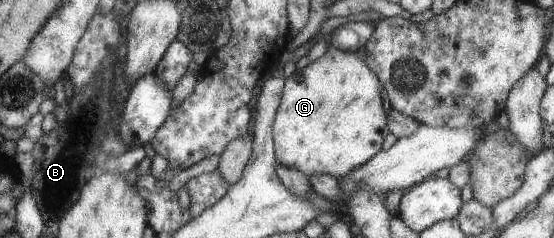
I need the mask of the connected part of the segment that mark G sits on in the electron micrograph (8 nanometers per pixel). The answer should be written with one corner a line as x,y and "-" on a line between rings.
328,44
325,53
315,61
310,61
307,66
302,69
295,69
291,75
283,80
282,94
278,104
278,108
274,114
273,122
273,139
274,139
274,159
277,163
286,167
297,169
306,177
312,174
323,173
330,174
338,179
340,176
346,175
350,170
356,169
364,162
370,160
374,154
377,154
382,149
382,142
385,136
389,133
387,128
386,113
383,111
383,102
381,101
381,89
379,88
379,78
377,78
374,71
367,66
367,62
359,58
353,51
344,51
335,48
333,45

